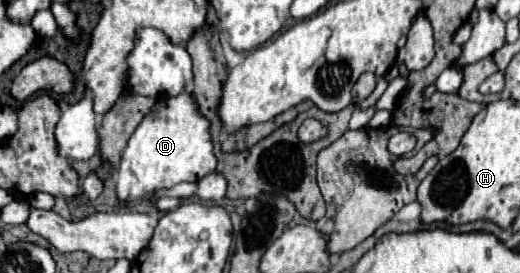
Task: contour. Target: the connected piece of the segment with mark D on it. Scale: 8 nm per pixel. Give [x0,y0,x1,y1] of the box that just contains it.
[116,93,216,205]

